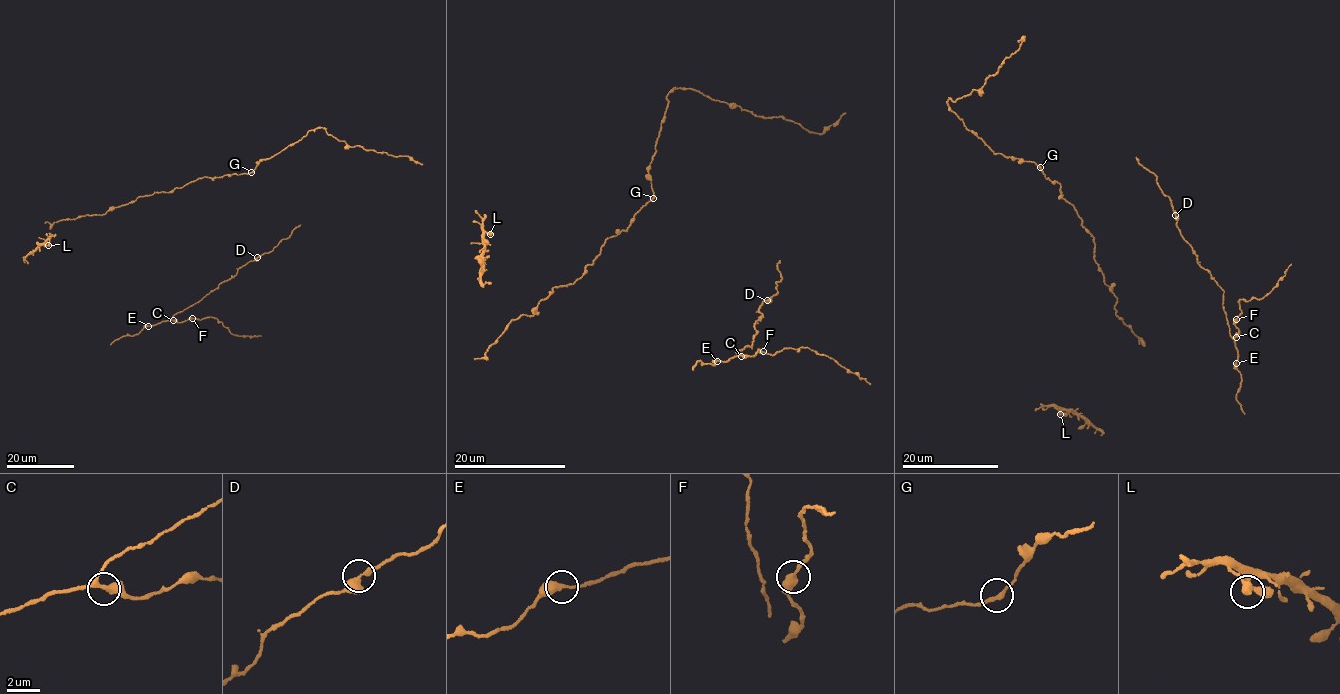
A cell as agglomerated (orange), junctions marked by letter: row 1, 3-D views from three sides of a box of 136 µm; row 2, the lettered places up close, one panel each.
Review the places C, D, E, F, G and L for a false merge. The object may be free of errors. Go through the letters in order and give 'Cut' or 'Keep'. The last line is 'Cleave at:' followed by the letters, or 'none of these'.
C: Keep
D: Keep
E: Keep
F: Keep
G: Keep
L: Keep
Cleave at: none of these

